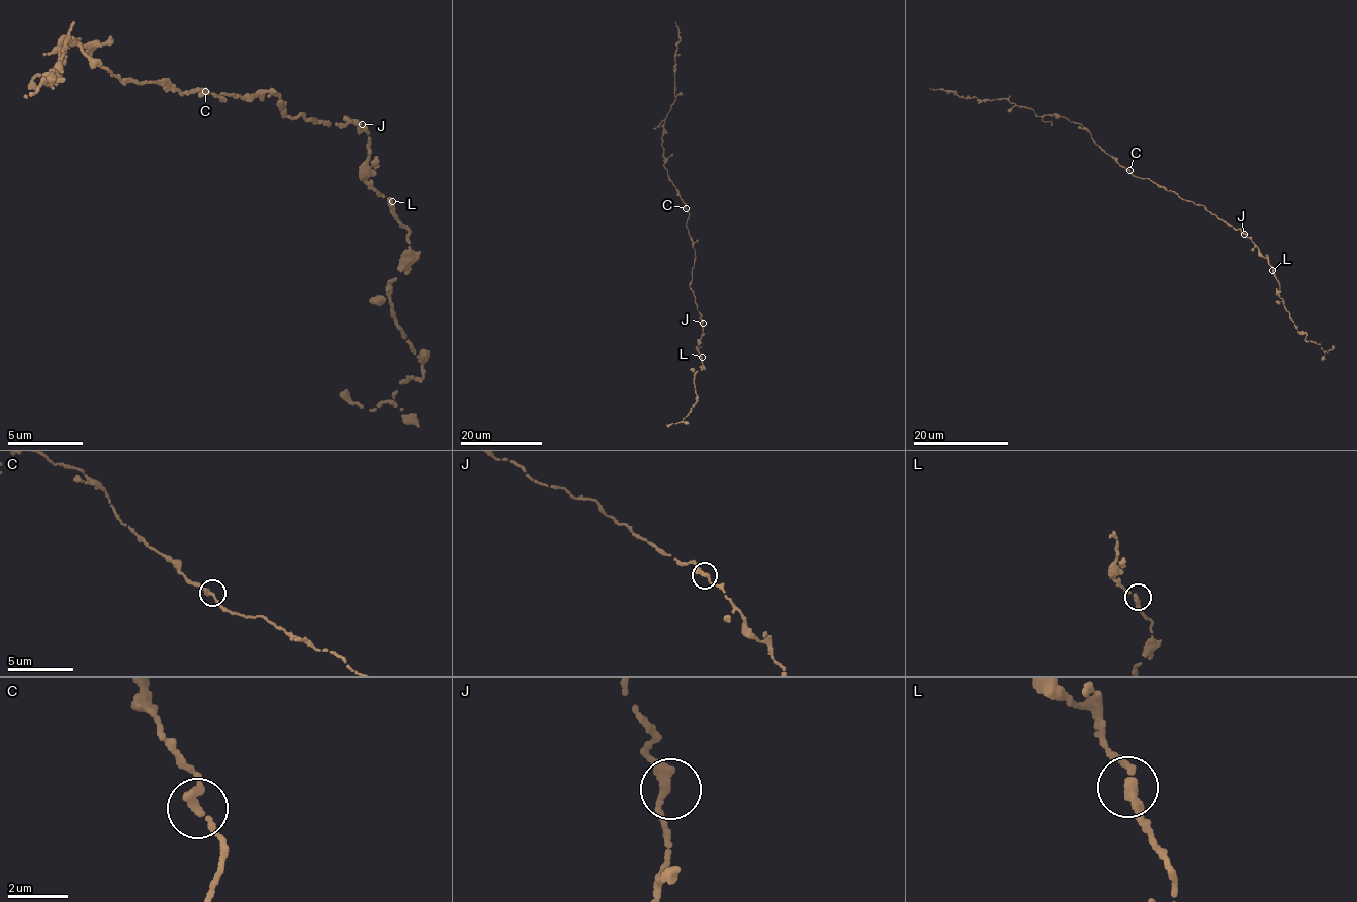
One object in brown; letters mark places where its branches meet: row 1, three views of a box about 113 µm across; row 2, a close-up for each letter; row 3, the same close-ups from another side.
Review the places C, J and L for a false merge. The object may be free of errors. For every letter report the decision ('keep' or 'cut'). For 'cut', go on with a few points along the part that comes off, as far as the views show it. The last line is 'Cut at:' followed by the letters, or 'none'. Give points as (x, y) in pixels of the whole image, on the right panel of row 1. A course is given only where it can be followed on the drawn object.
C: keep
J: keep
L: keep
Cut at: none

